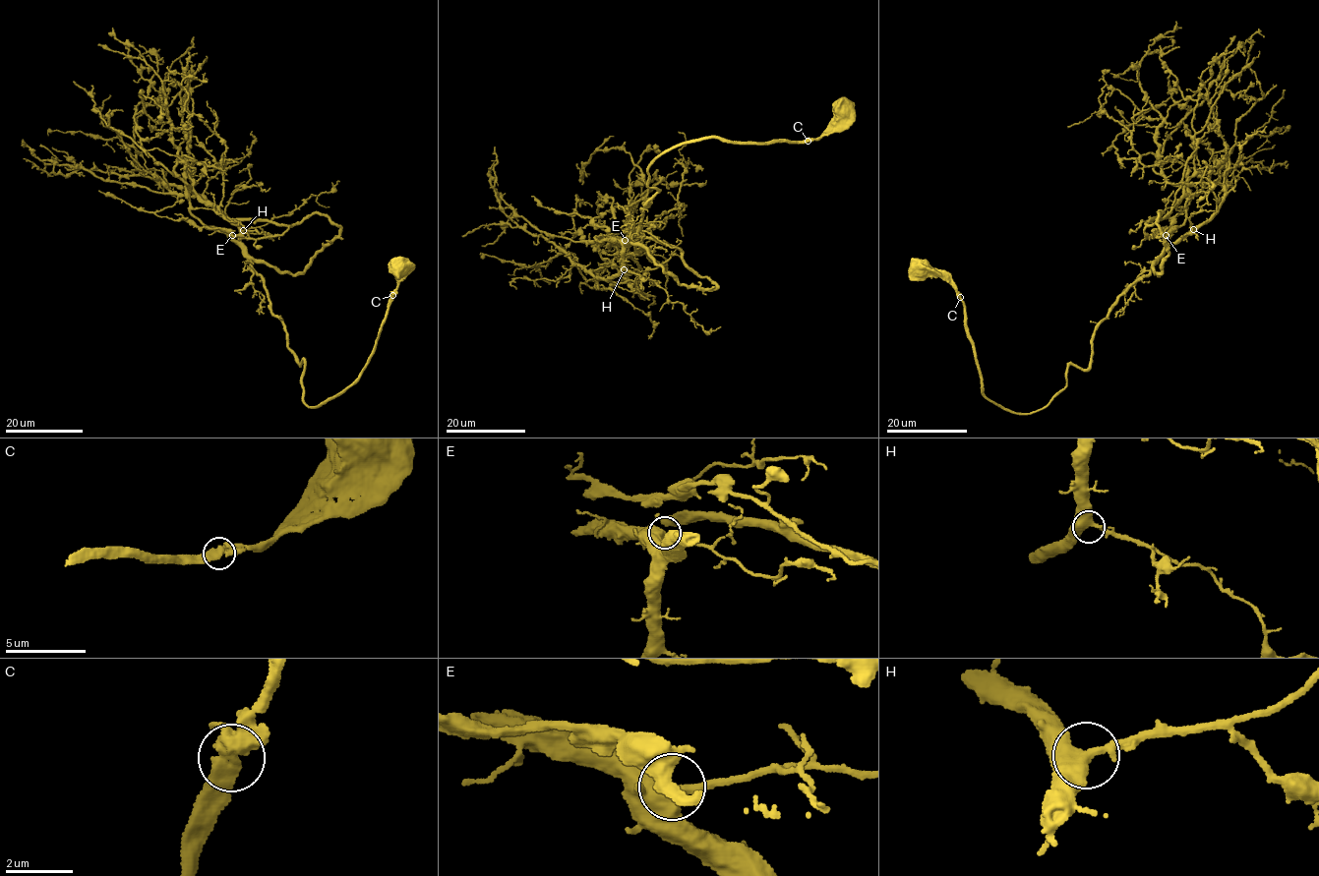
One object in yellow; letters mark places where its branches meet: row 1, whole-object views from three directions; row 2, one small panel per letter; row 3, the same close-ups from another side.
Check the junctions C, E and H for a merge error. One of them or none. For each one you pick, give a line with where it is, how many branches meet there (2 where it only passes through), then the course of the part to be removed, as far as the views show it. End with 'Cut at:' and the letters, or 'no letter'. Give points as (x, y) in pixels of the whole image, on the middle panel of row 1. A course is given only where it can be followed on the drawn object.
Cut at: no letter

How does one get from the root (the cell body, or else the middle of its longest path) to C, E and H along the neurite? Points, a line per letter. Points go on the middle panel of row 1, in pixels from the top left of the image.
C: (843, 107), (842, 118), (834, 124), (833, 129), (808, 141)
E: (843, 107), (833, 129), (814, 140), (700, 138), (663, 150), (647, 172), (658, 192), (625, 240)
H: (843, 107), (833, 129), (814, 140), (700, 138), (656, 155), (648, 186), (659, 189), (643, 203), (624, 269)

